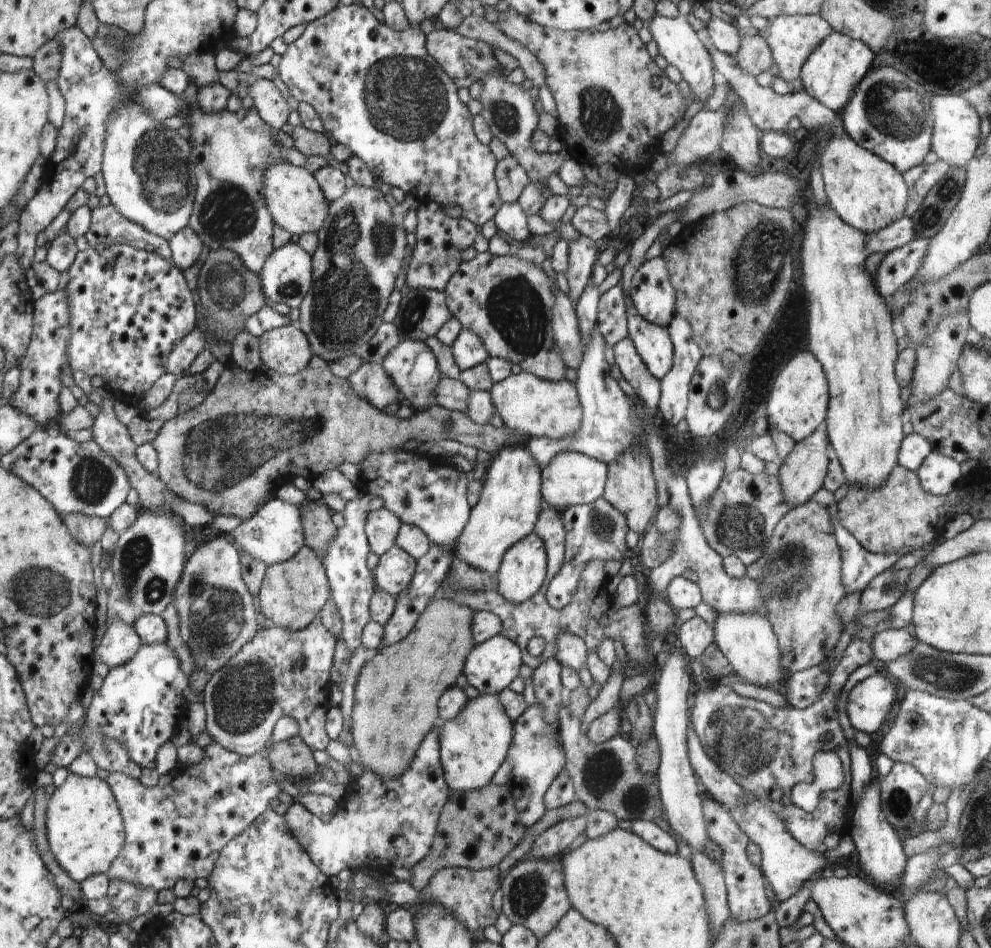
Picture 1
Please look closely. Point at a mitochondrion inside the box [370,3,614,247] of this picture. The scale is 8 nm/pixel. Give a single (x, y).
(504, 116)

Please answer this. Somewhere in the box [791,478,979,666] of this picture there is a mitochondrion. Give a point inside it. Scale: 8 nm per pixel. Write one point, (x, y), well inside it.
(887, 587)

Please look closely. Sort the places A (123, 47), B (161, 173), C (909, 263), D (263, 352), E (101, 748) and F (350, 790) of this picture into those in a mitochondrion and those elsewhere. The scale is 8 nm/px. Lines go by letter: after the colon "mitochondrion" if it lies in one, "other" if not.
A: other
B: mitochondrion
C: other
D: other
E: mitochondrion
F: other

